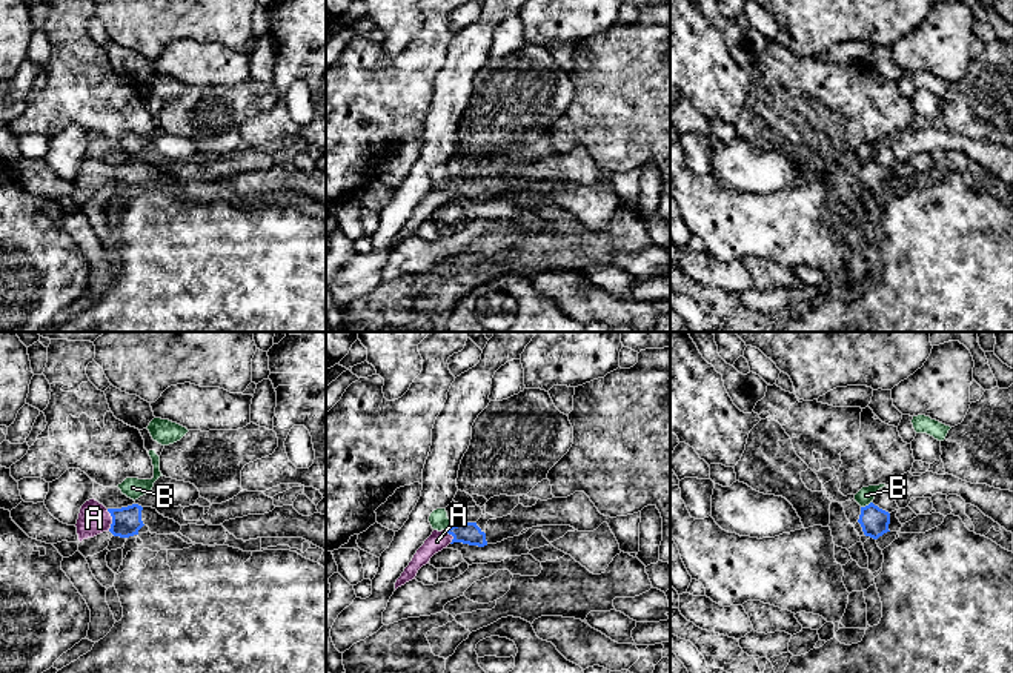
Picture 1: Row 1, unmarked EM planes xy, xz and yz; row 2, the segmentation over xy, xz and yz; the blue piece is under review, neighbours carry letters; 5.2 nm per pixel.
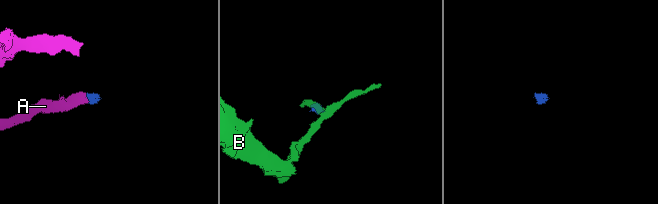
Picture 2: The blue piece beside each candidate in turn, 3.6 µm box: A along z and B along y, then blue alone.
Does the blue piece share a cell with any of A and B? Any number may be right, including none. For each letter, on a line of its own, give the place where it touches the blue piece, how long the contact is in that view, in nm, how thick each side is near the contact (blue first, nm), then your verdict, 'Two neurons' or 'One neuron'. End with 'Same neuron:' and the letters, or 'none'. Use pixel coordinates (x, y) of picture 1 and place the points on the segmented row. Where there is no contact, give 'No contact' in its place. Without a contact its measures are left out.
A: Touches blue at xy (112, 520). Shared border 120 nm. Thickness 160 nm (blue) against 160 nm. One neuron
B: Touches blue at yz (866, 506). Shared border 70 nm. Thickness 150 nm (blue) against 90 nm. Two neurons
Same neuron: A

